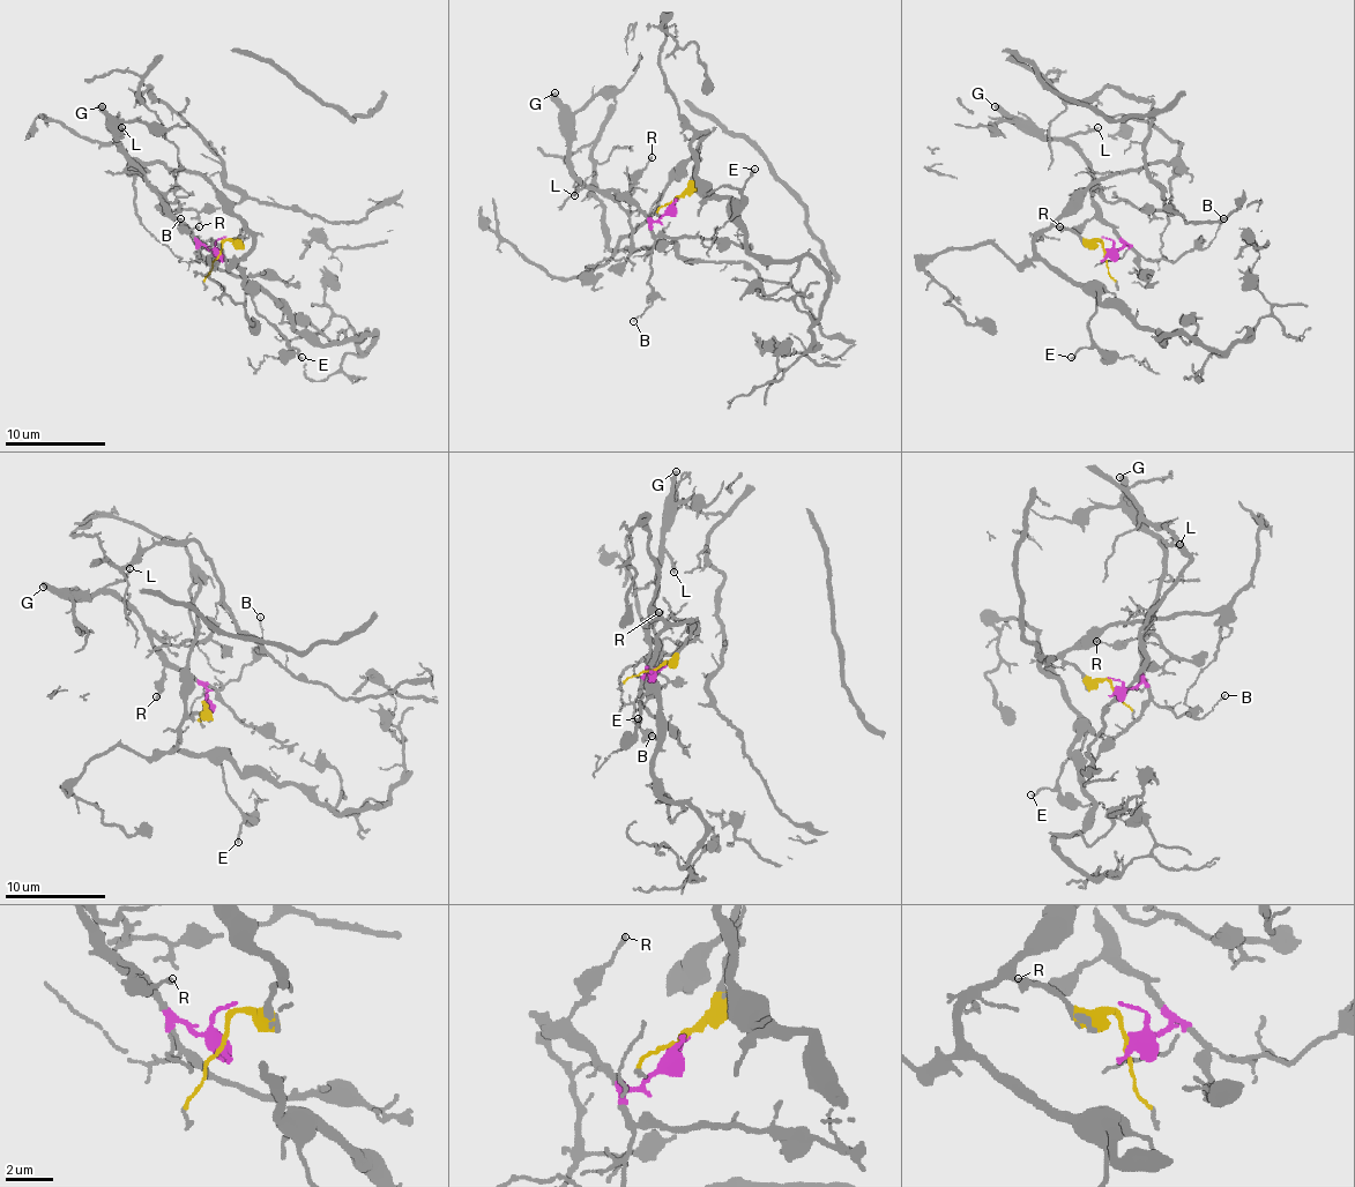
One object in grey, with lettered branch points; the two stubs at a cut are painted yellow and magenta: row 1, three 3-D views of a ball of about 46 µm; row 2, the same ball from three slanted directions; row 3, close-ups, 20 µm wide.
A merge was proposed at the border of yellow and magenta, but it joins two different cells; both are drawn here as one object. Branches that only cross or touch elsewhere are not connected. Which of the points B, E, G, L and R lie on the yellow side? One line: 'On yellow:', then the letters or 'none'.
On yellow: E

